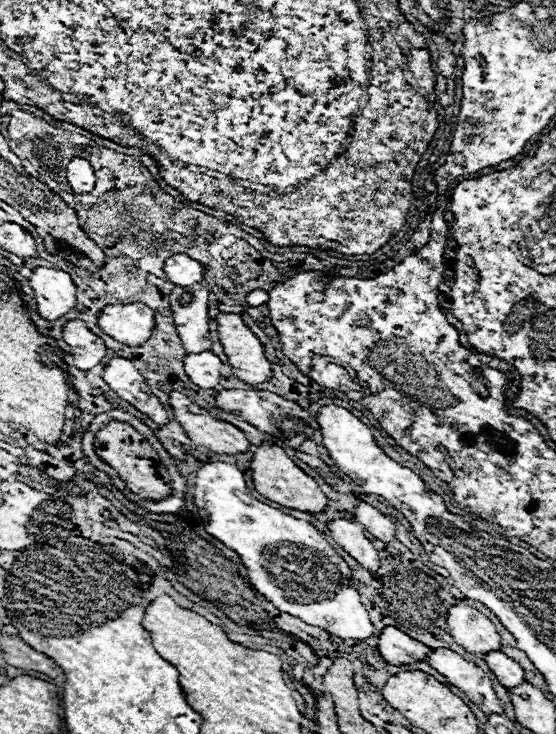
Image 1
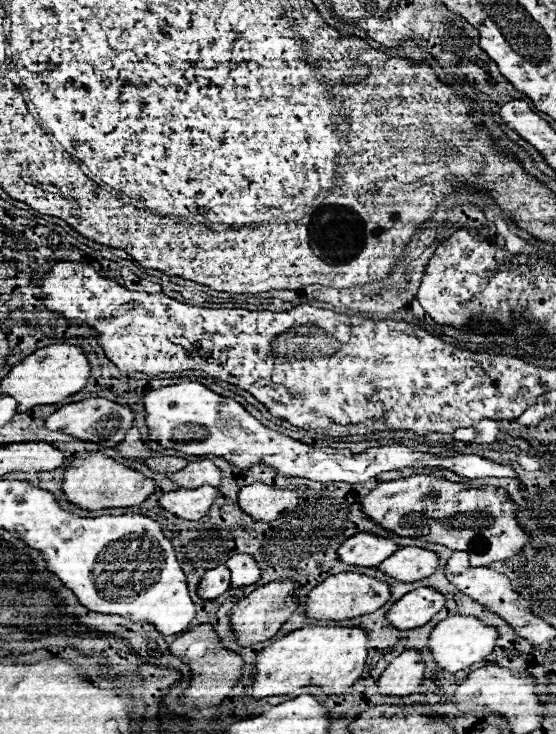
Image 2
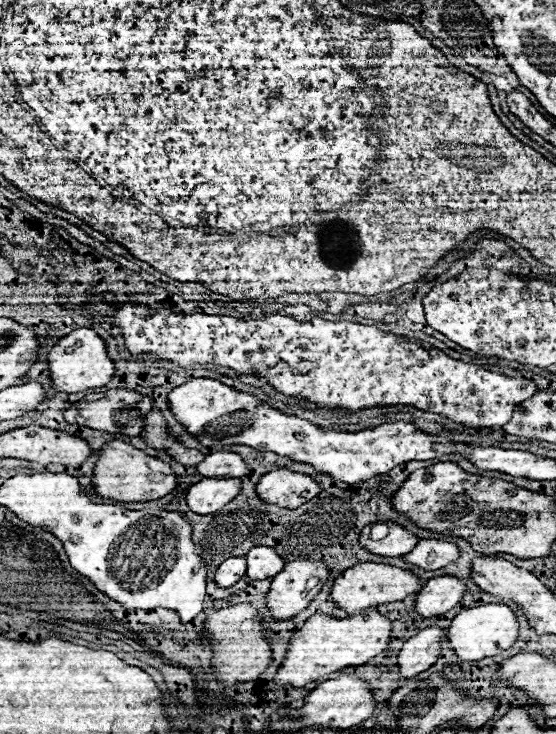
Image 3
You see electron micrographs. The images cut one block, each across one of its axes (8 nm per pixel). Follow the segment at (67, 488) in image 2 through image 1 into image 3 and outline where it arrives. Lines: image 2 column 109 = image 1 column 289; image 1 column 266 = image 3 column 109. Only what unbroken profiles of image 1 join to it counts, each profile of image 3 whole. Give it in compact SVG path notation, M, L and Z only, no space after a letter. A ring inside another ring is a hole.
M112 440L98 452L98 460L92 470L92 486L102 498L118 502L150 502L170 494L176 488L176 476L166 462L146 456L142 450L136 450L122 440Z

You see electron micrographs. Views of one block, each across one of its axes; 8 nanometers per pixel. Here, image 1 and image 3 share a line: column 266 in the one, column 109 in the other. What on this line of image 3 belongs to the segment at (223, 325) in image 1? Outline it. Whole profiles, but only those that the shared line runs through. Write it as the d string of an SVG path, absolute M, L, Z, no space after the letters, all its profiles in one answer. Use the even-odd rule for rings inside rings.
M78 328L60 338L56 346L52 346L52 350L46 354L46 360L48 360L52 392L76 394L88 388L100 388L106 386L114 376L114 362L106 356L106 346L102 338L90 328Z

